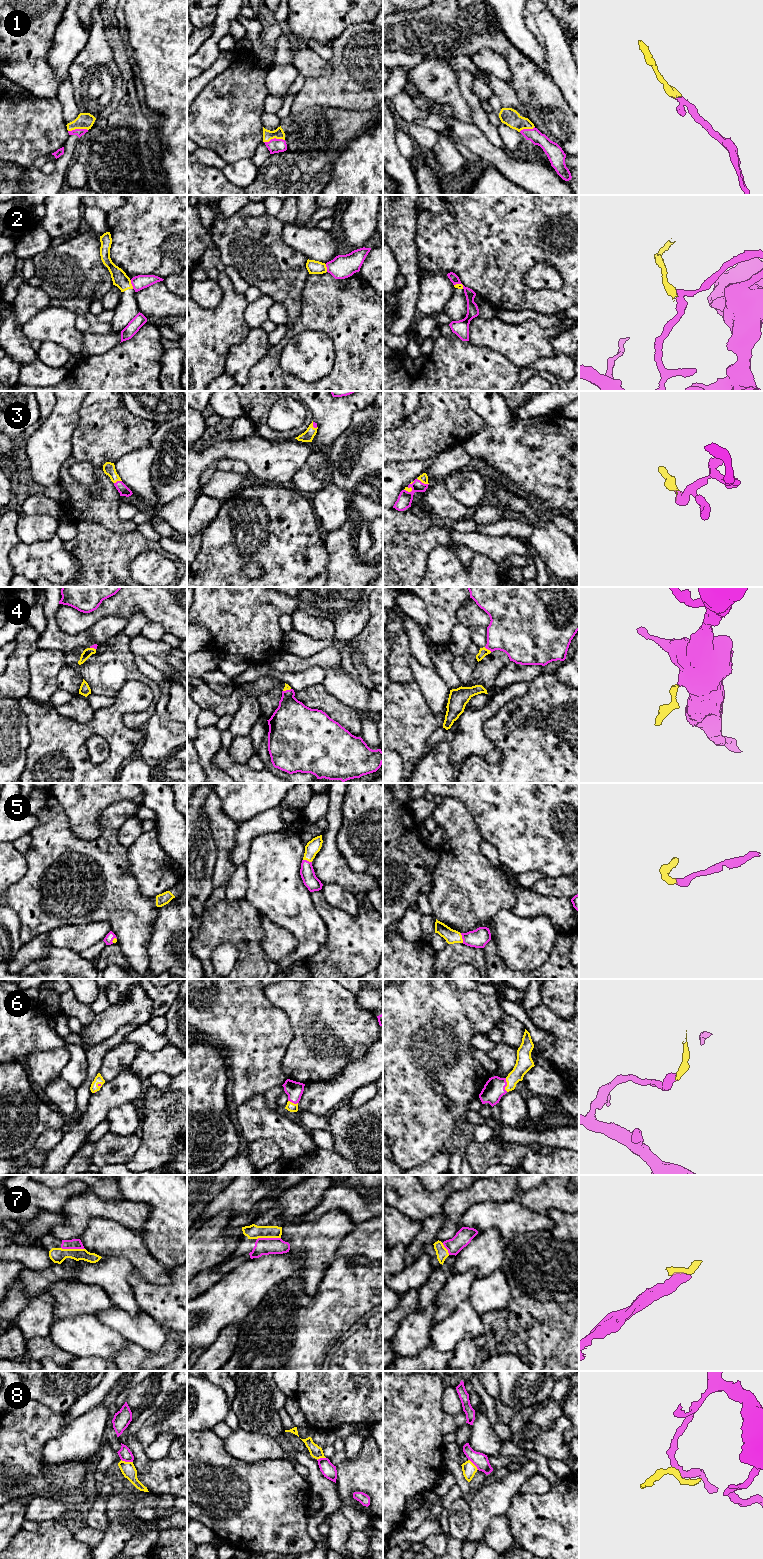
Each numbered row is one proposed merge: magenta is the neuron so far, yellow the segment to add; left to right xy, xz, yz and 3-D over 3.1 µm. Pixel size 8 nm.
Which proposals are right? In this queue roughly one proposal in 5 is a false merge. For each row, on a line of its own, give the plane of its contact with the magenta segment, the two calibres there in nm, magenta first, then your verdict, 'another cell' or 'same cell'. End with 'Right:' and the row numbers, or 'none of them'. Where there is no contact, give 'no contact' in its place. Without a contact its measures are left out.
1: xz | 110/80 nm | same cell
2: xy | 120/120 nm | another cell
3: yz | 120/70 nm | same cell
4: yz | 380/70 nm | same cell
5: yz | 150/120 nm | same cell
6: yz | 170/140 nm | same cell
7: xy | 80/120 nm | same cell
8: xy | 100/120 nm | another cell
Right: 1, 3, 4, 5, 6, 7

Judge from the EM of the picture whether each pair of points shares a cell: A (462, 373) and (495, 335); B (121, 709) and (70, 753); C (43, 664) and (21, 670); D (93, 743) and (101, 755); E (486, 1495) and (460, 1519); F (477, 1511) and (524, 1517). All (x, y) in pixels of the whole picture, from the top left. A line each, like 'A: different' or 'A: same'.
A: different
B: same
C: different
D: same
E: different
F: different

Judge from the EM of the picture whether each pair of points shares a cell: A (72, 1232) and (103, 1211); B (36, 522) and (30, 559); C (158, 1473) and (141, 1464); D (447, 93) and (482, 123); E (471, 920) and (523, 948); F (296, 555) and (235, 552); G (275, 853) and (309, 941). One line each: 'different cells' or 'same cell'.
A: same cell
B: different cells
C: different cells
D: different cells
E: different cells
F: same cell
G: same cell

